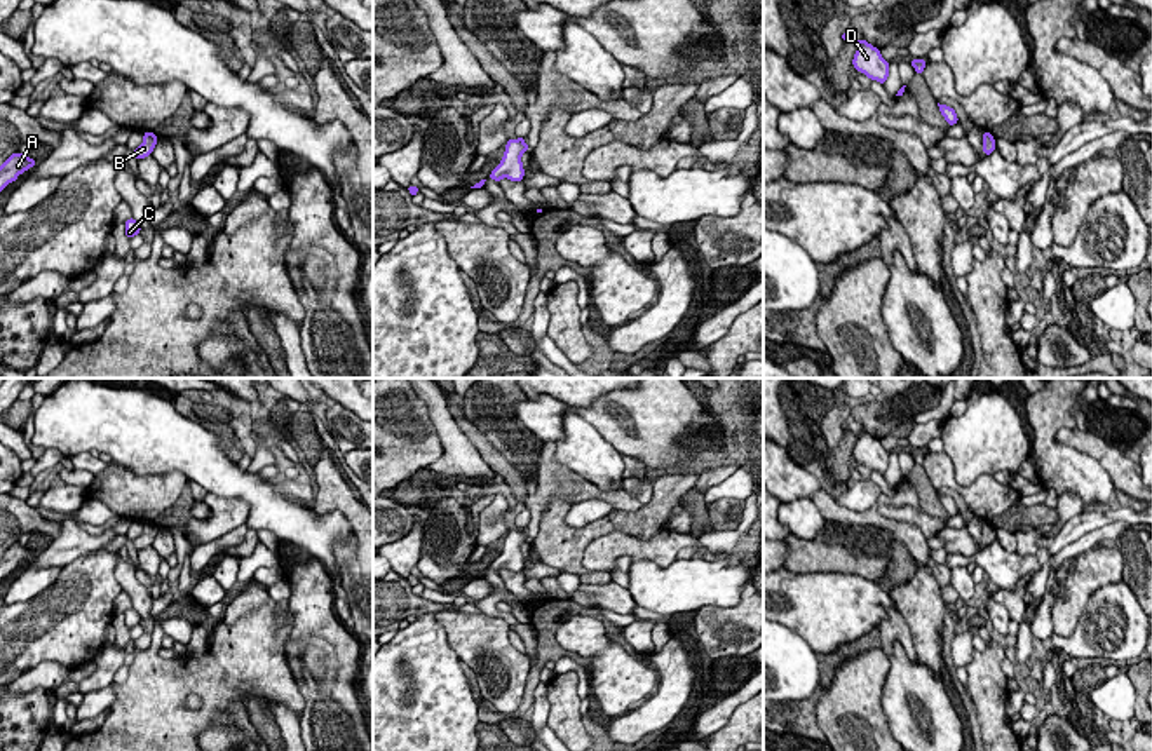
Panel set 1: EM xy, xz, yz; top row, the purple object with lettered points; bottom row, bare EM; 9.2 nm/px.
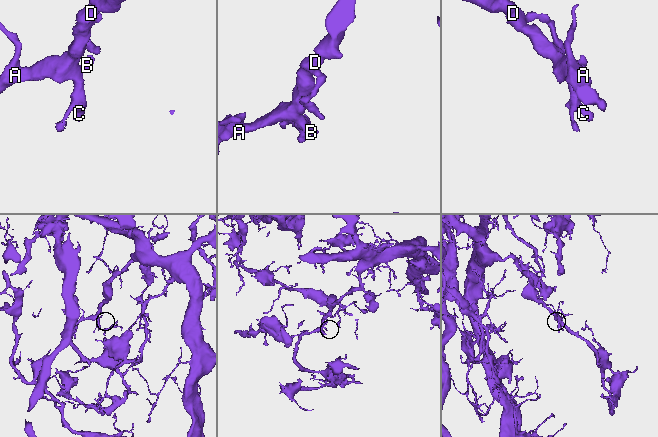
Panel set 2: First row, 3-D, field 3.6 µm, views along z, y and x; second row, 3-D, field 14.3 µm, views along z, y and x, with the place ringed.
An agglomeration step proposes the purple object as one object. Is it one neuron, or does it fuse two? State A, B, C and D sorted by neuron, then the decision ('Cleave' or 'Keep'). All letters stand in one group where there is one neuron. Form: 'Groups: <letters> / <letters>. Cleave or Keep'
Groups: A B C D. Keep

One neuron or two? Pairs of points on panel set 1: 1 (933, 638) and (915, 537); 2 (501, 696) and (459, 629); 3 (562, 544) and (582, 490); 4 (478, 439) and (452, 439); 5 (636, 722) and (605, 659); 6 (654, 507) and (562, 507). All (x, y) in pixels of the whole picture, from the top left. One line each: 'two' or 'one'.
1: two
2: one
3: two
4: two
5: two
6: one

